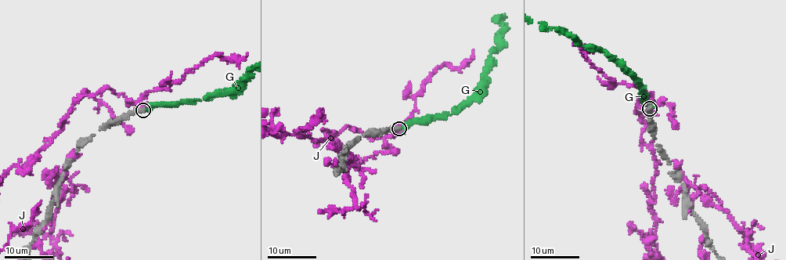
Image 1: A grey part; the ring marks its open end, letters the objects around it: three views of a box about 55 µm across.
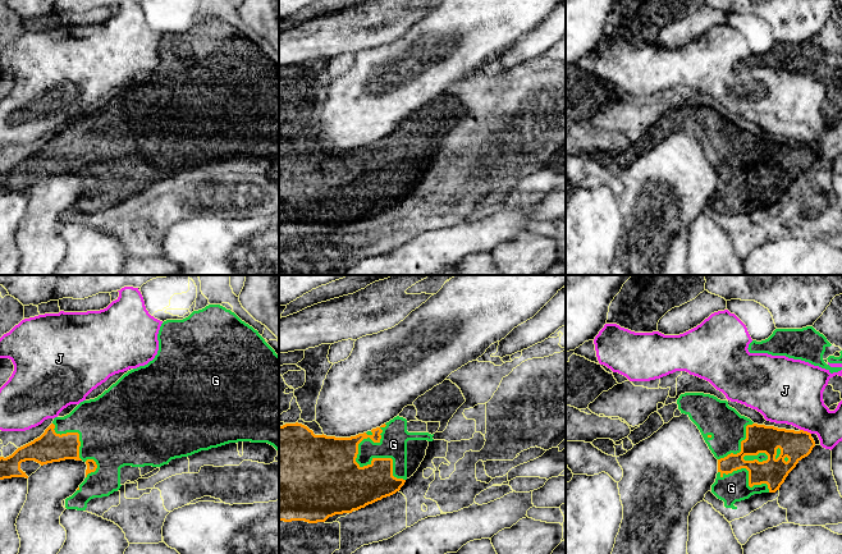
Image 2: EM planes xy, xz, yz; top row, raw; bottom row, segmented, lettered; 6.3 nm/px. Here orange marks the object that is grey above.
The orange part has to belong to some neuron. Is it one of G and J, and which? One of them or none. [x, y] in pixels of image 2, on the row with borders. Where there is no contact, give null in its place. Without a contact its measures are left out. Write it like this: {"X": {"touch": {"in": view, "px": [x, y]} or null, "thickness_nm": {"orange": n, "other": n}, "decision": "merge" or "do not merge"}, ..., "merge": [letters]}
{"G": {"touch": {"in": "xz", "px": [373, 459]}, "thickness_nm": {"orange": 320, "other": 180}, "decision": "merge"}, "J": {"touch": {"in": "yz", "px": [805, 431]}, "thickness_nm": {"orange": 180, "other": 380}, "decision": "do not merge"}, "merge": ["G"]}

